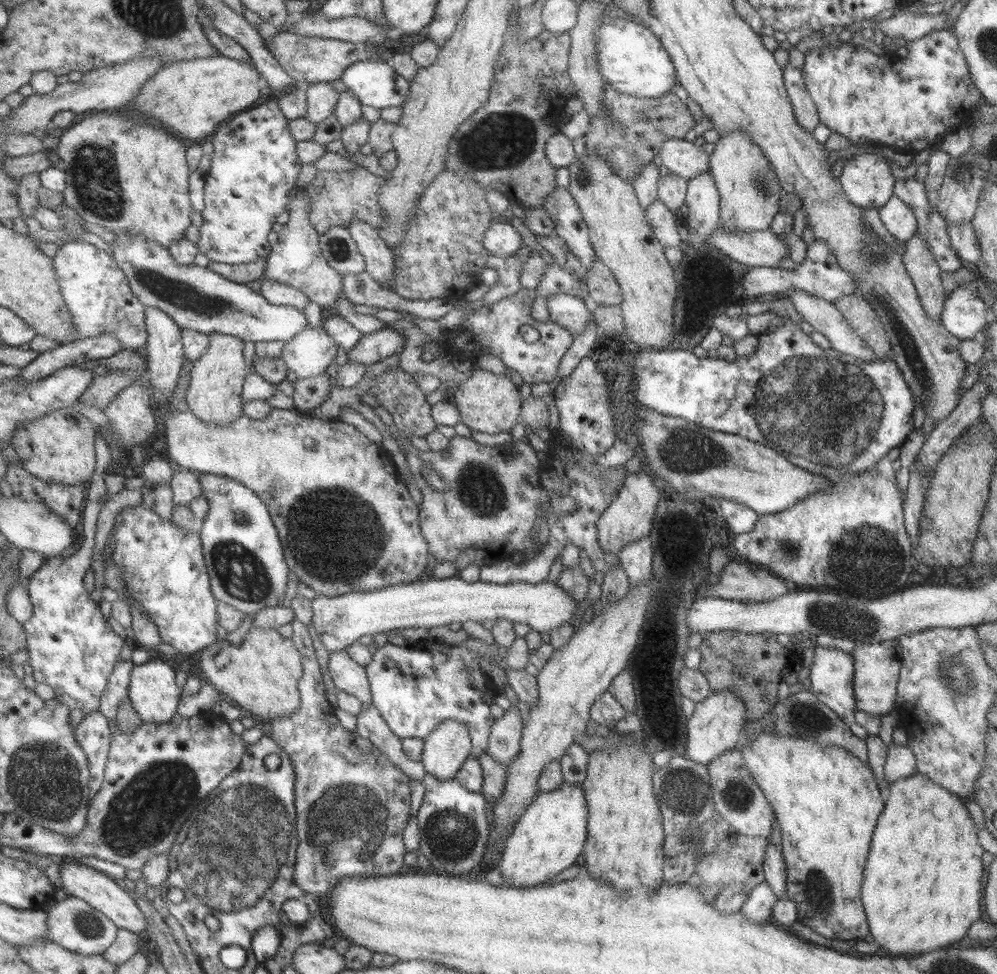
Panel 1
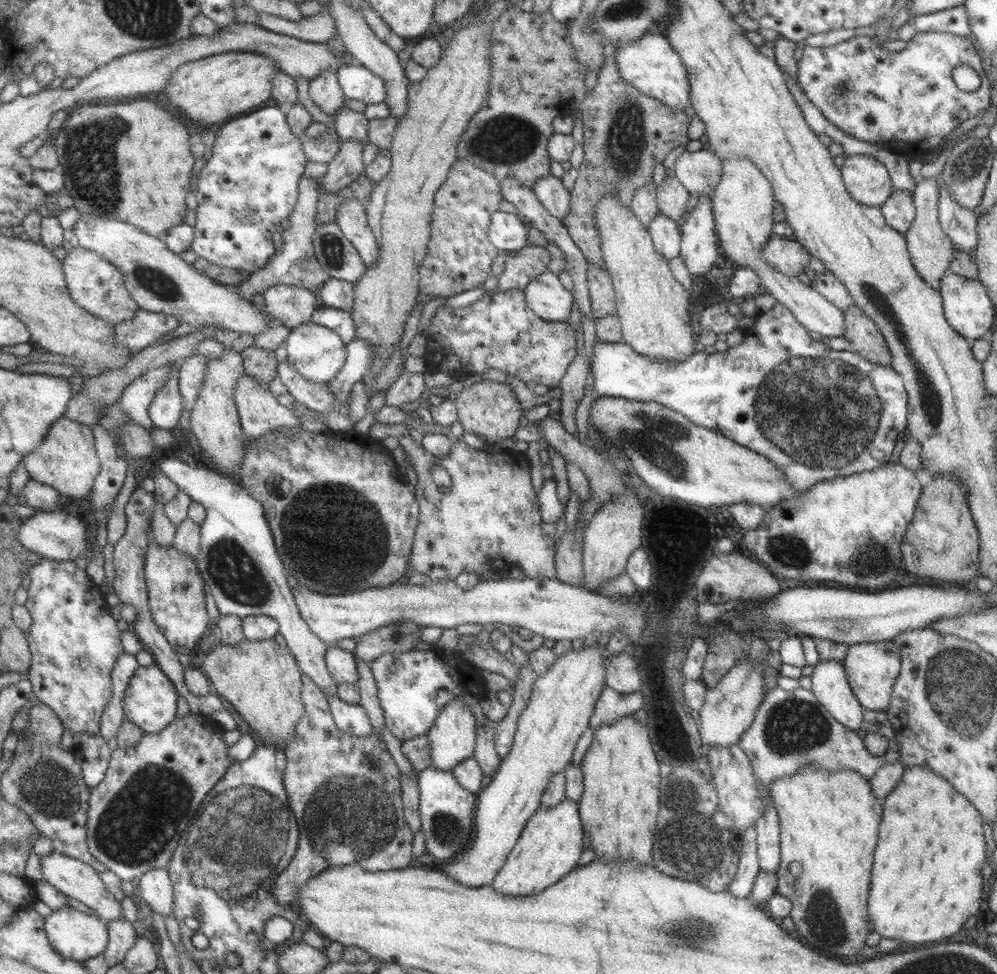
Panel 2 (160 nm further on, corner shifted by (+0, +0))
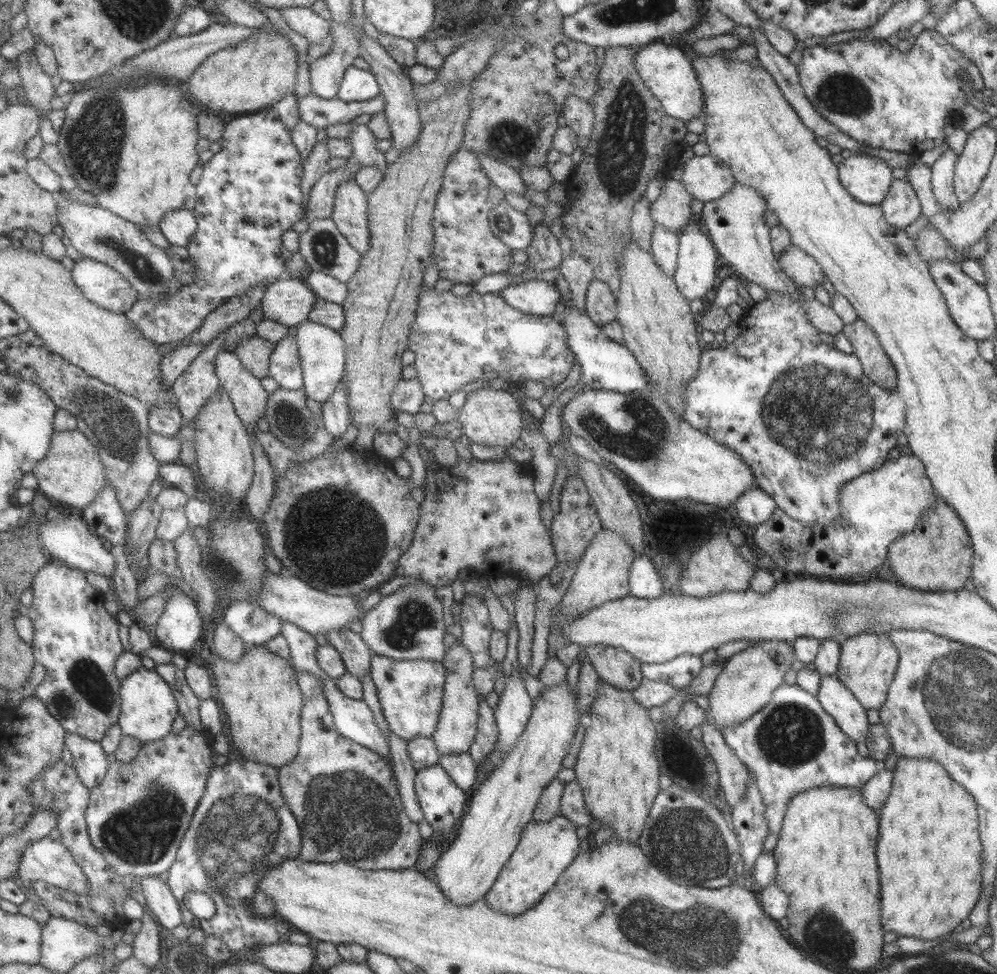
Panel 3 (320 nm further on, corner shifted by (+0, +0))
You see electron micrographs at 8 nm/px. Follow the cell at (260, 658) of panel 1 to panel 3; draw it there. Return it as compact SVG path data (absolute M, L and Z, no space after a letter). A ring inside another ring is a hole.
M253 645L239 659L239 662L227 662L216 655L208 655L213 675L214 698L218 701L225 716L224 733L230 741L230 750L241 758L280 767L291 762L298 753L300 737L300 710L303 695L296 683L296 669L289 661L263 649L262 645Z

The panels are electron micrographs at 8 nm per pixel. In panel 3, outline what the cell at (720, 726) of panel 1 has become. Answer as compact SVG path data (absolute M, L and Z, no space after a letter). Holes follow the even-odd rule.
M780 640L756 641L756 644L731 655L707 694L709 710L706 722L720 732L721 727L741 722L757 712L770 701L794 659L792 648Z

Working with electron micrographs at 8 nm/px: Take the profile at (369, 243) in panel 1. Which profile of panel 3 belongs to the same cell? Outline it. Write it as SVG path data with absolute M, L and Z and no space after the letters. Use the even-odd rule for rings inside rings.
M354 179L340 182L334 190L330 216L337 230L361 255L369 248L366 195Z

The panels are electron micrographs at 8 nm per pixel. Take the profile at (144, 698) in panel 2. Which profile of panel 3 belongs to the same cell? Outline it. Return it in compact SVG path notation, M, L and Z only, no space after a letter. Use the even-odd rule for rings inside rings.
M143 666L135 672L128 674L120 680L120 716L116 725L120 728L122 736L136 738L139 742L159 741L171 733L172 722L178 715L178 706L169 685L154 671Z

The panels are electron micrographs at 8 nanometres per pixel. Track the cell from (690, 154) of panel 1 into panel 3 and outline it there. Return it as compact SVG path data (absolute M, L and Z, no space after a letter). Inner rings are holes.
M711 153L681 162L681 182L692 199L711 202L729 192L736 183L730 168Z

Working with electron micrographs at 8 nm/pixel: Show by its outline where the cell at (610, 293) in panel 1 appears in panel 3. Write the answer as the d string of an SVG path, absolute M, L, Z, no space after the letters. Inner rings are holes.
M591 280L586 288L584 312L600 327L616 319L616 298L607 284Z

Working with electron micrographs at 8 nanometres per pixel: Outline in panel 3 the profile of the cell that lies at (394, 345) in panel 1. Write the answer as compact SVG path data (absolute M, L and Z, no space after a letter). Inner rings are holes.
M339 382L333 395L321 403L321 427L334 439L339 438L350 424L347 393L343 384Z

